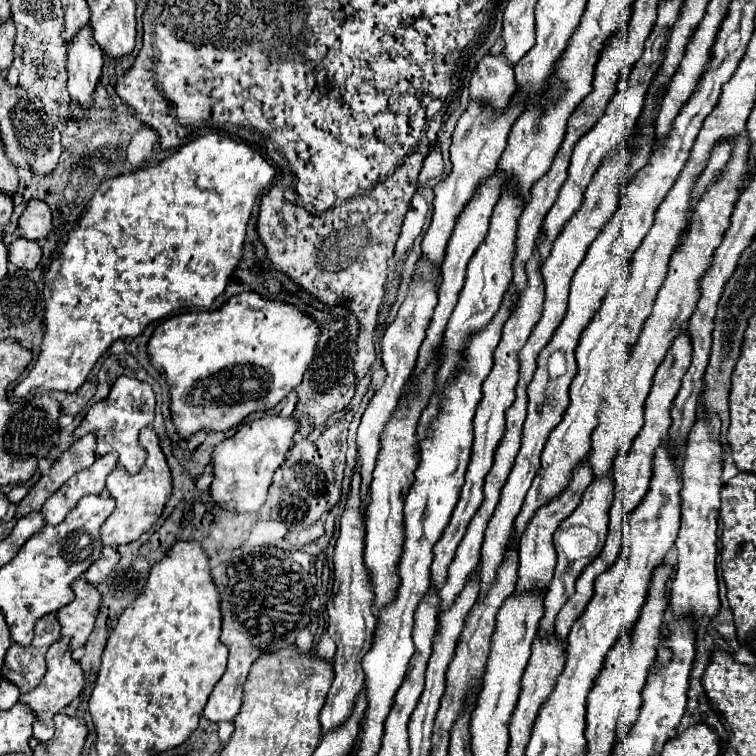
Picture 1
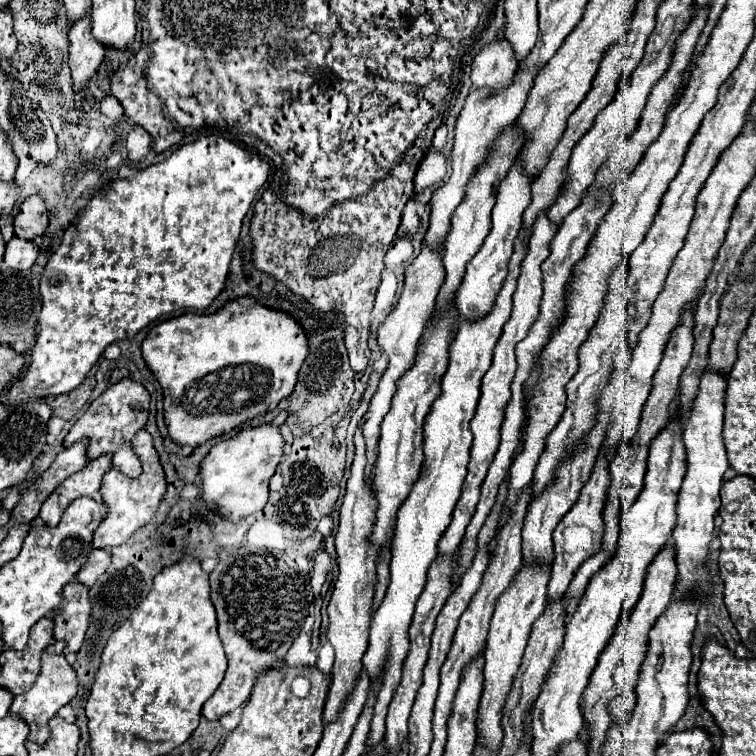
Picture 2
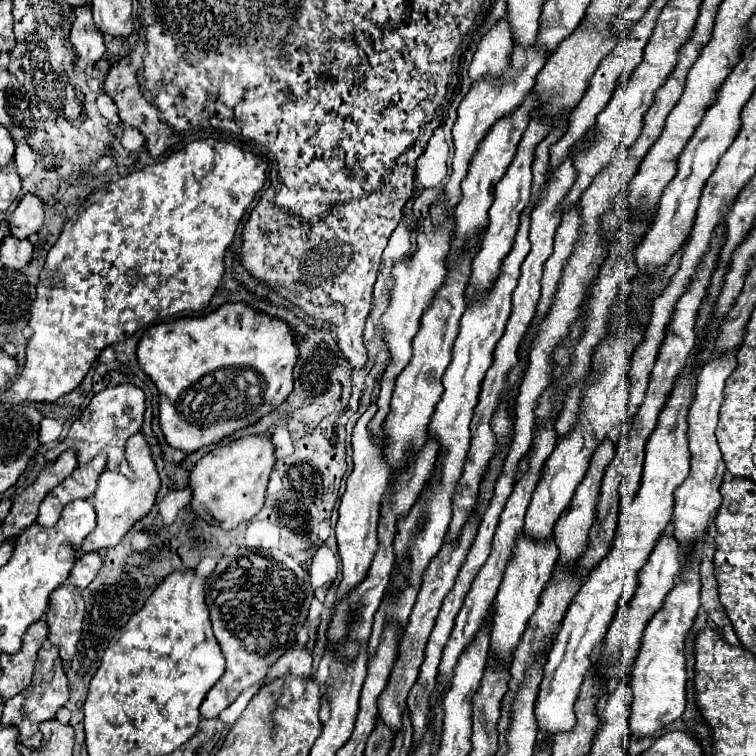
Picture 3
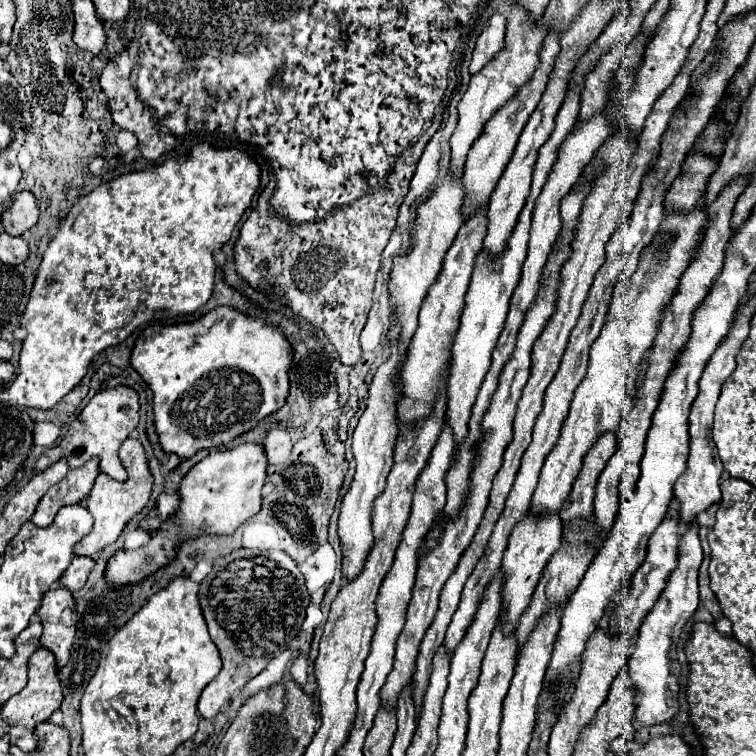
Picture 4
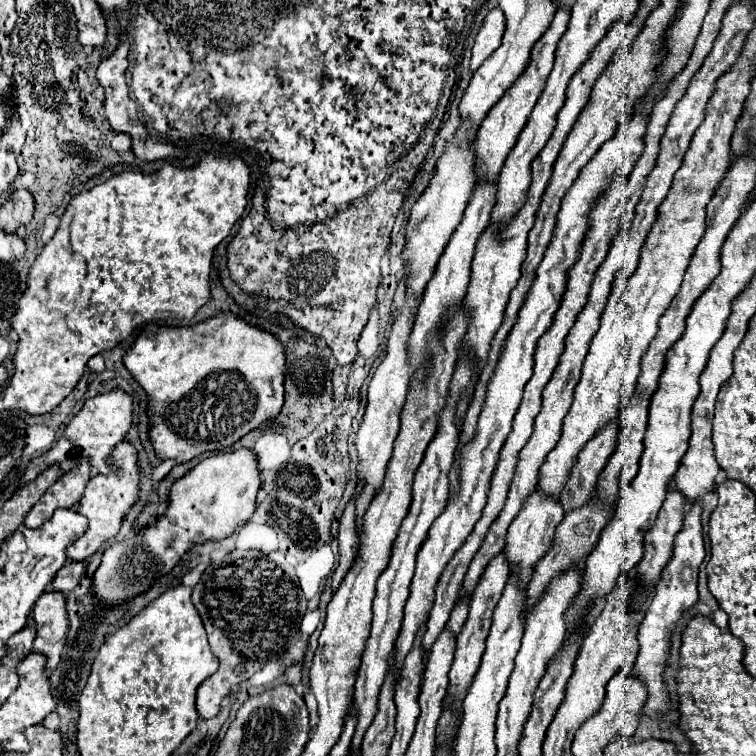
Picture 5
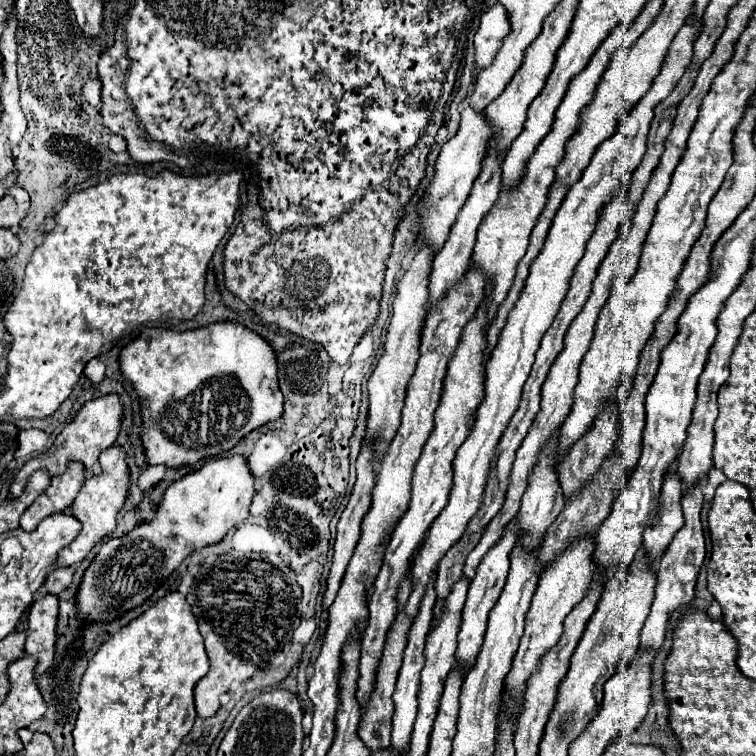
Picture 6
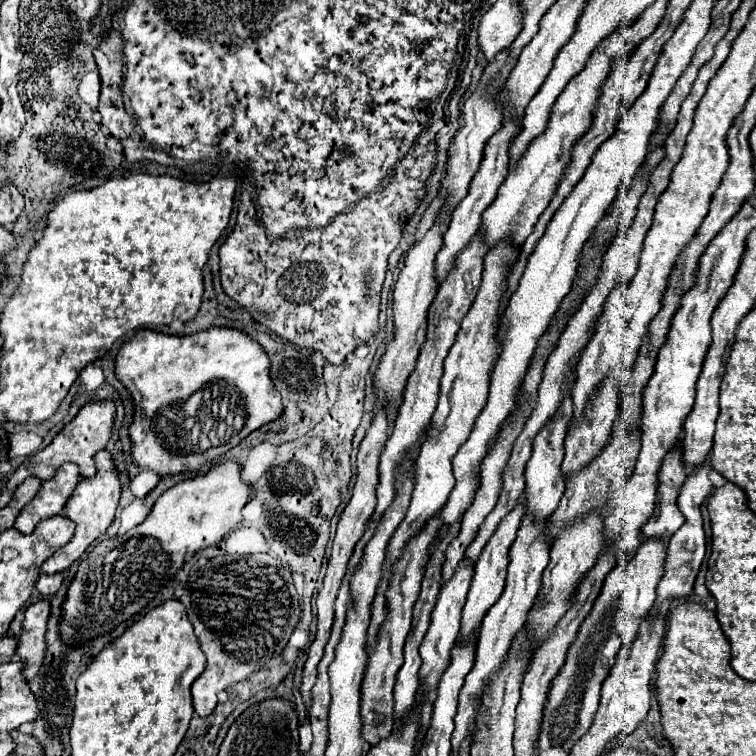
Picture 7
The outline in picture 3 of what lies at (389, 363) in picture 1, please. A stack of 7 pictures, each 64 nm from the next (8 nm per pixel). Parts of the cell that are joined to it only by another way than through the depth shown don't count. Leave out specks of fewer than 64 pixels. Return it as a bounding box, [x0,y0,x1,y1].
[370,216,452,434]

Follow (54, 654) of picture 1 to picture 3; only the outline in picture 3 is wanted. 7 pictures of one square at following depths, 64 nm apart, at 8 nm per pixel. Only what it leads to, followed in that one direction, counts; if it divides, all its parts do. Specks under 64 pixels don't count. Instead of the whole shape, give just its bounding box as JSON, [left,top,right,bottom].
[2,646,70,748]

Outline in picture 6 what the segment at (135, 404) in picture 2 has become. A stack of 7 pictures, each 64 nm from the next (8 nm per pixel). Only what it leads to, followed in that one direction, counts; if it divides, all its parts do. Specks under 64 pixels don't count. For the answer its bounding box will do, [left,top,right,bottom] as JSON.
[8,394,124,498]

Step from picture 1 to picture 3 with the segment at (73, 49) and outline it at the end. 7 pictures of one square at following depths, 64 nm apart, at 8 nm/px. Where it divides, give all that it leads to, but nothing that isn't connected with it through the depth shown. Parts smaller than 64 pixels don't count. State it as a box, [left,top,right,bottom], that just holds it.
[70,6,106,72]

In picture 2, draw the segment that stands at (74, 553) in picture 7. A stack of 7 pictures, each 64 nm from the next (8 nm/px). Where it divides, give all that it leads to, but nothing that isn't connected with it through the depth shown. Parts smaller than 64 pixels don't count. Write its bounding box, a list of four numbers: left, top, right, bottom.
[92,430,168,548]

